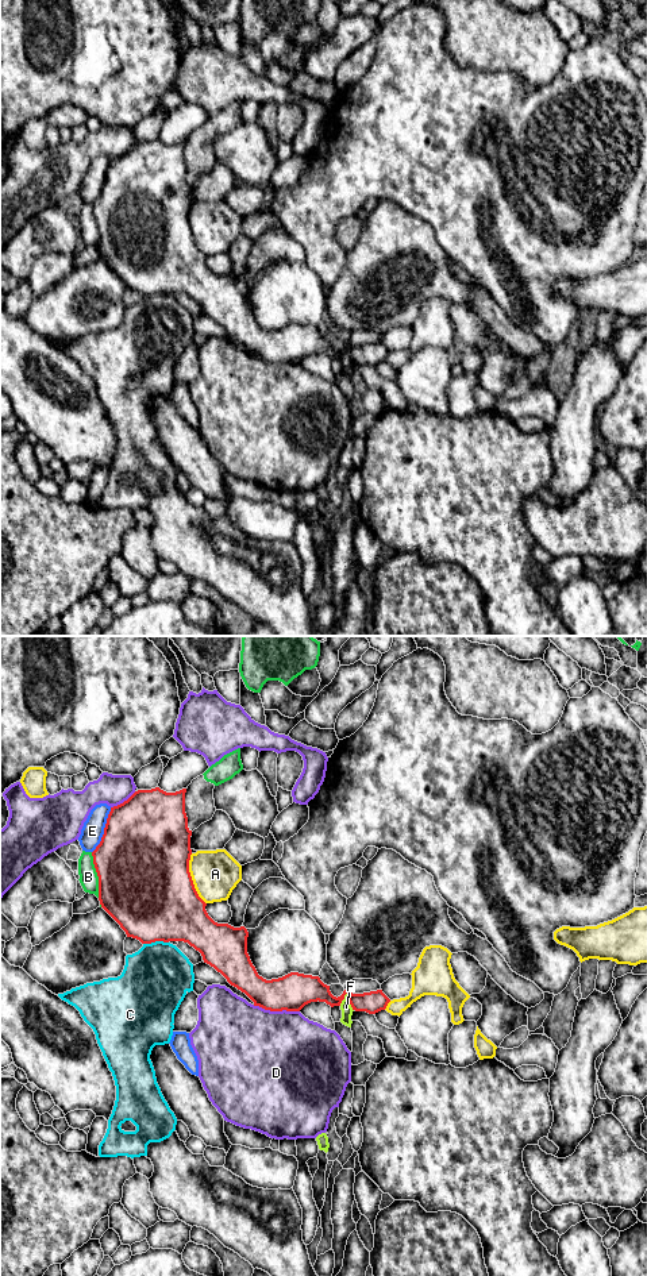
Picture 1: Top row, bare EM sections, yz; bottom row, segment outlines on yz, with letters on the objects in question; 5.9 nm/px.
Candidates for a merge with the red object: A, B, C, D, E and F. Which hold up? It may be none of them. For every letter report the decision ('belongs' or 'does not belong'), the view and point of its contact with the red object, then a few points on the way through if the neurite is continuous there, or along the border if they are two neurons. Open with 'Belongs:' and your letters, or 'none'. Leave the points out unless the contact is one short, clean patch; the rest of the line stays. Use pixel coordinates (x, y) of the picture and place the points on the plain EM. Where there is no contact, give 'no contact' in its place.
Belongs: none
A: does not belong; contact yz (191, 231)
B: does not belong; contact yz (97, 227)
C: does not belong; contact yz (156, 292)
D: does not belong; contact yz (276, 362)
E: does not belong; contact yz (104, 182)
F: does not belong; contact yz (349, 353); border yz (346, 344), (353, 362)

